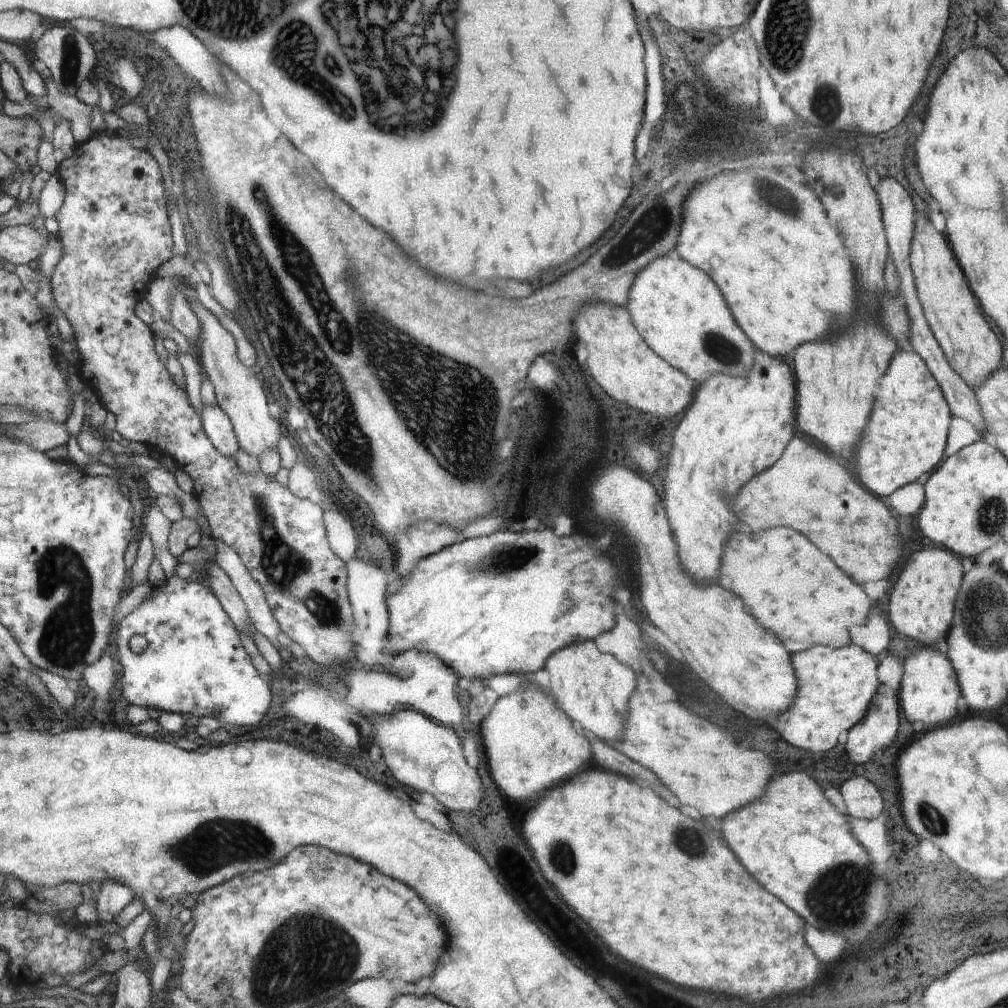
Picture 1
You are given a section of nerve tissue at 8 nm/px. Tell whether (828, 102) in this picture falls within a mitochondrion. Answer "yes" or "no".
yes

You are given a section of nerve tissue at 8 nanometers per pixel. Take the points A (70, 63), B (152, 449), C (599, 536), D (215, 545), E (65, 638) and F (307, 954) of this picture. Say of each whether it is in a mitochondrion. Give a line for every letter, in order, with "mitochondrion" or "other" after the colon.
A: mitochondrion
B: other
C: other
D: other
E: mitochondrion
F: mitochondrion

